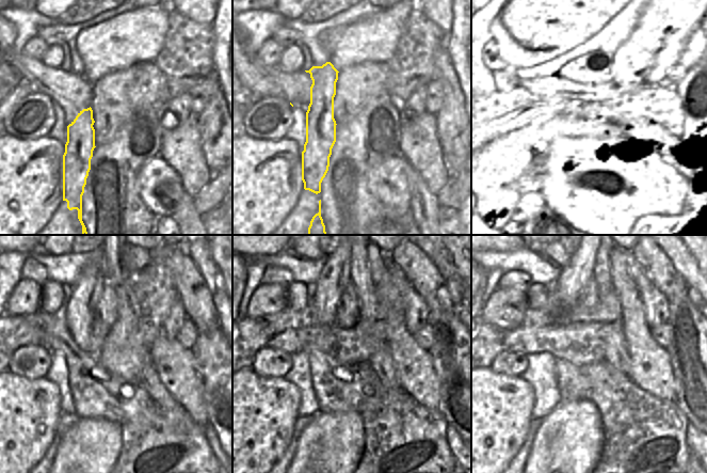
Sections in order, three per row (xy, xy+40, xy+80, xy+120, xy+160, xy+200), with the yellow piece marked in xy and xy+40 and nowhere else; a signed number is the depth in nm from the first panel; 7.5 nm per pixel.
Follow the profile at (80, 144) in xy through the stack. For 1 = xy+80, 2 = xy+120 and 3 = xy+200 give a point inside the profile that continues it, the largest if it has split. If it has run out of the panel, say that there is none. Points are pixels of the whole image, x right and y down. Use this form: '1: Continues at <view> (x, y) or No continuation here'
1: Continues at xy+80 (559, 109)
2: Continues at xy+120 (81, 339)
3: Continues at xy+200 (572, 279)

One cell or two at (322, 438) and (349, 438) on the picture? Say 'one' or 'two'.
one

